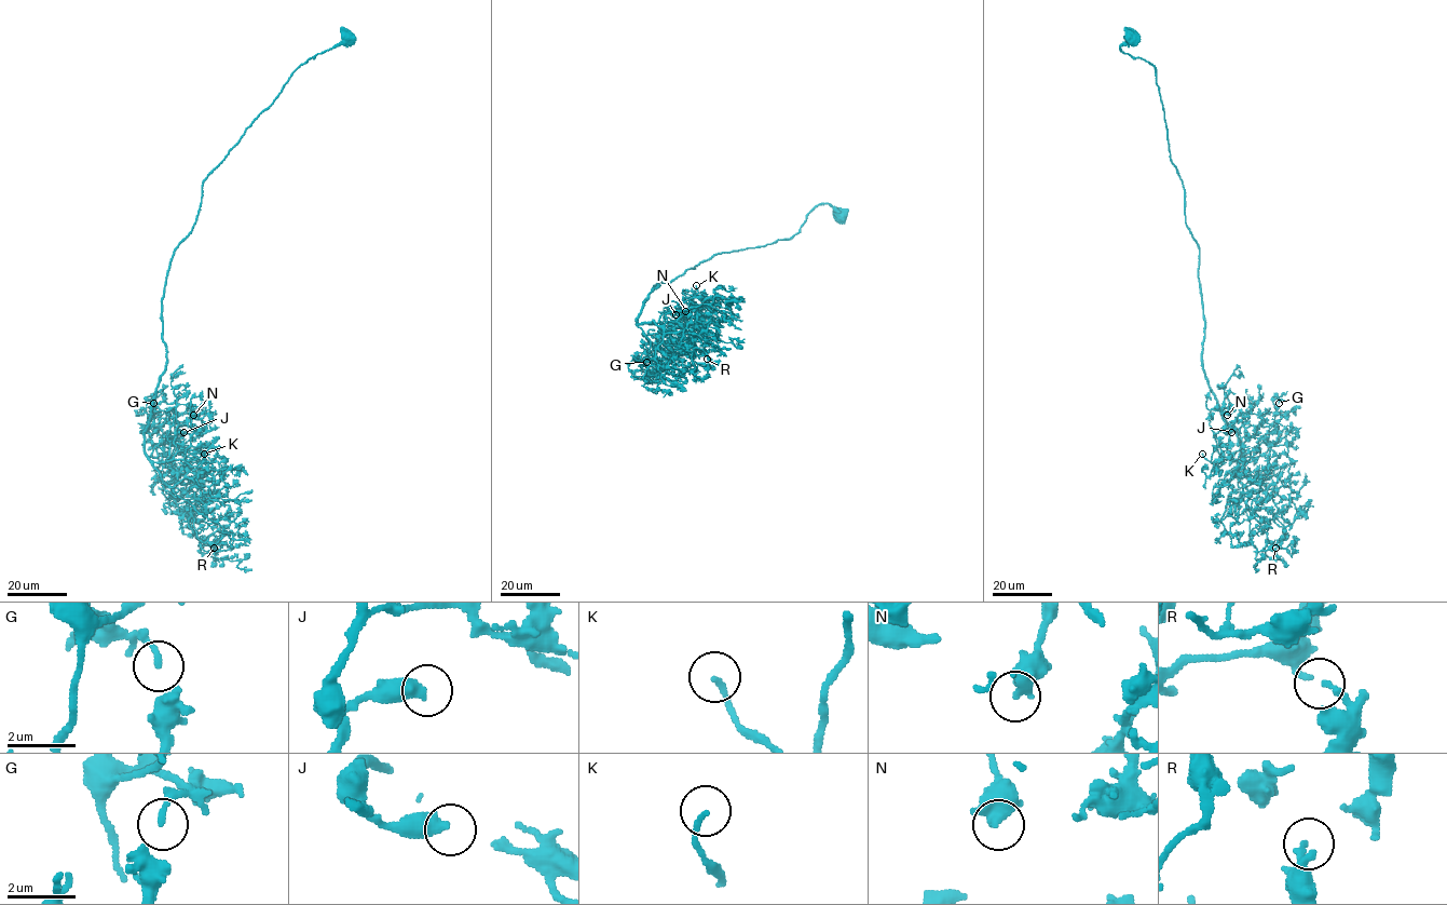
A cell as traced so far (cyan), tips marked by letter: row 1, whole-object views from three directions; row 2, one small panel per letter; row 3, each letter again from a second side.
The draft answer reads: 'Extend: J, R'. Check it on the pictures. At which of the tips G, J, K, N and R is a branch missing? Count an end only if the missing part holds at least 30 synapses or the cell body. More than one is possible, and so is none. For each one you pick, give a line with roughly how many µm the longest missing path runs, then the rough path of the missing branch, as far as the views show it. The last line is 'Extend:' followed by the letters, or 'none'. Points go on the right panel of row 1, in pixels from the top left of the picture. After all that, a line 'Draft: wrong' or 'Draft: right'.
J: missing 7 µm
K: missing 15 µm; course (1202, 454), (1200, 437), (1190, 435), (1195, 437)
Extend: J, K
Draft: wrong

